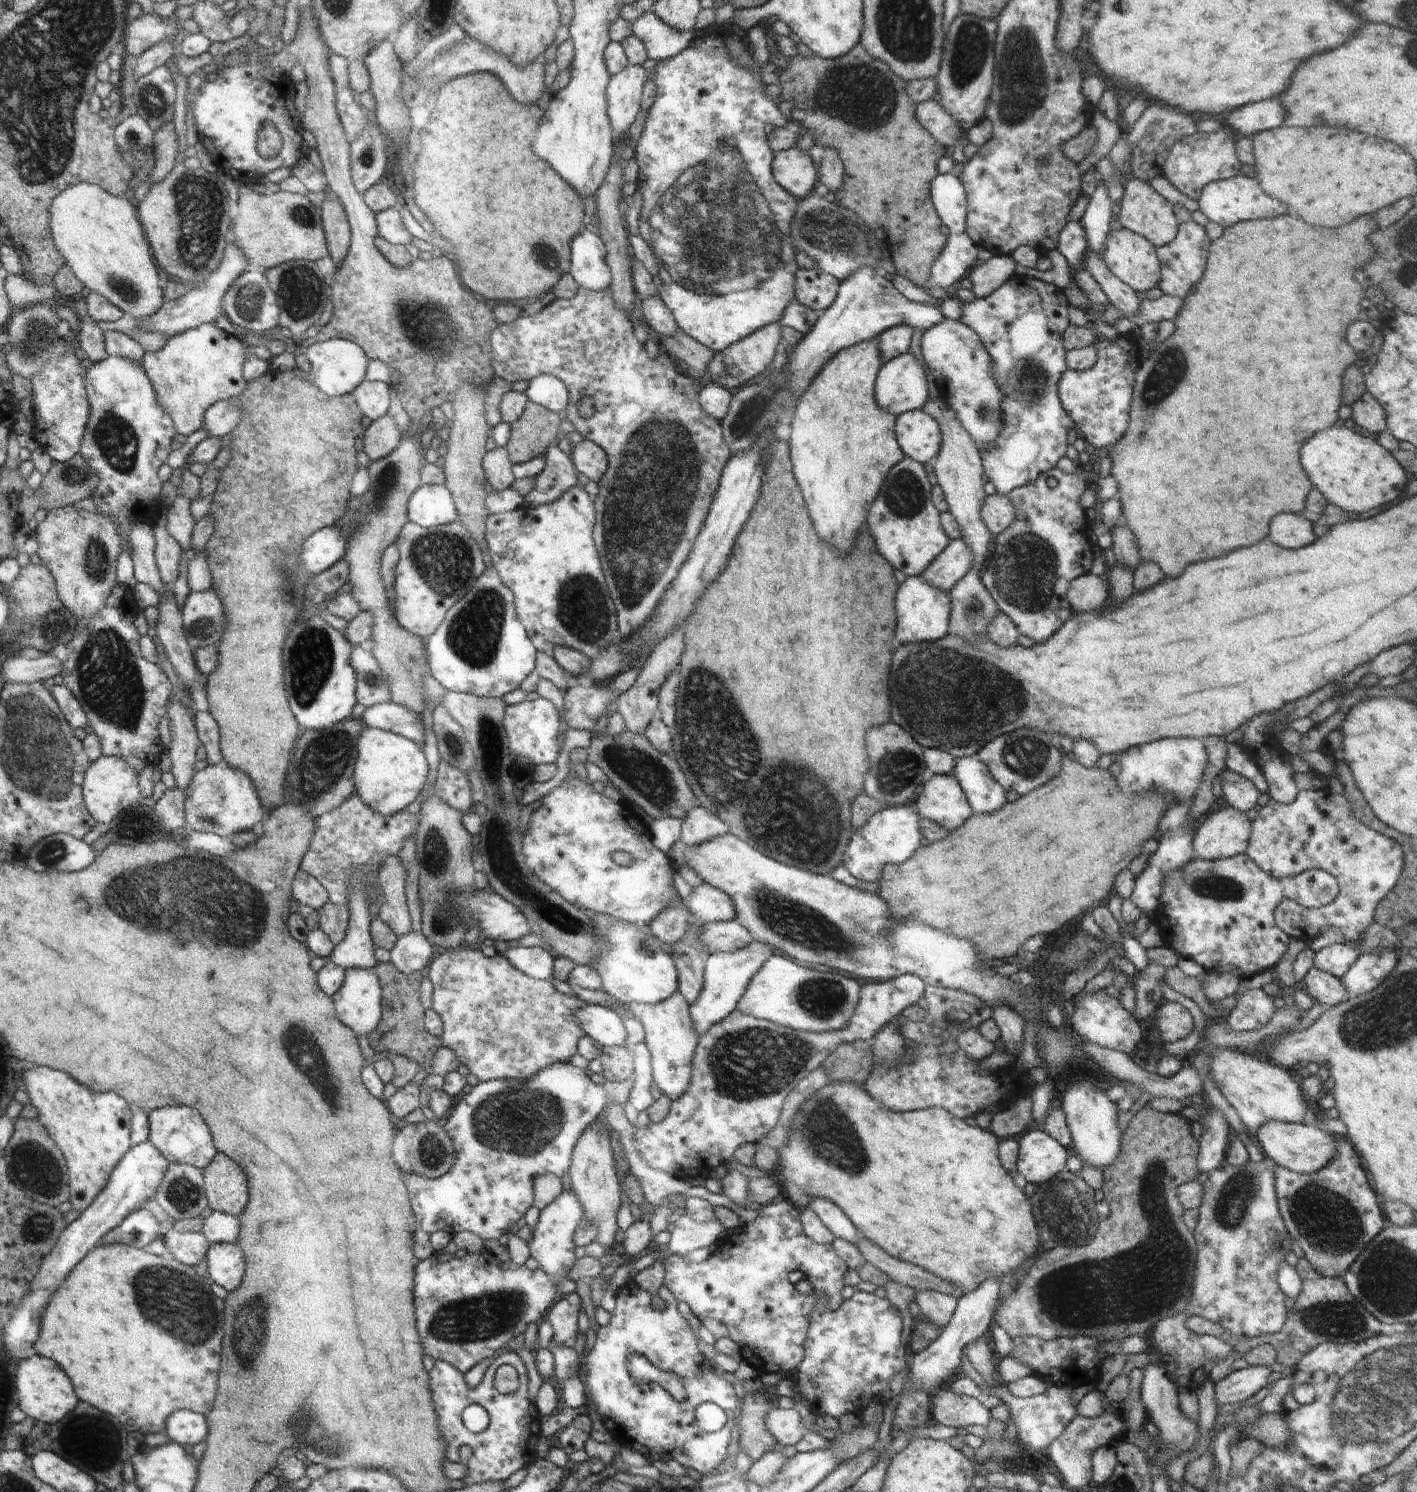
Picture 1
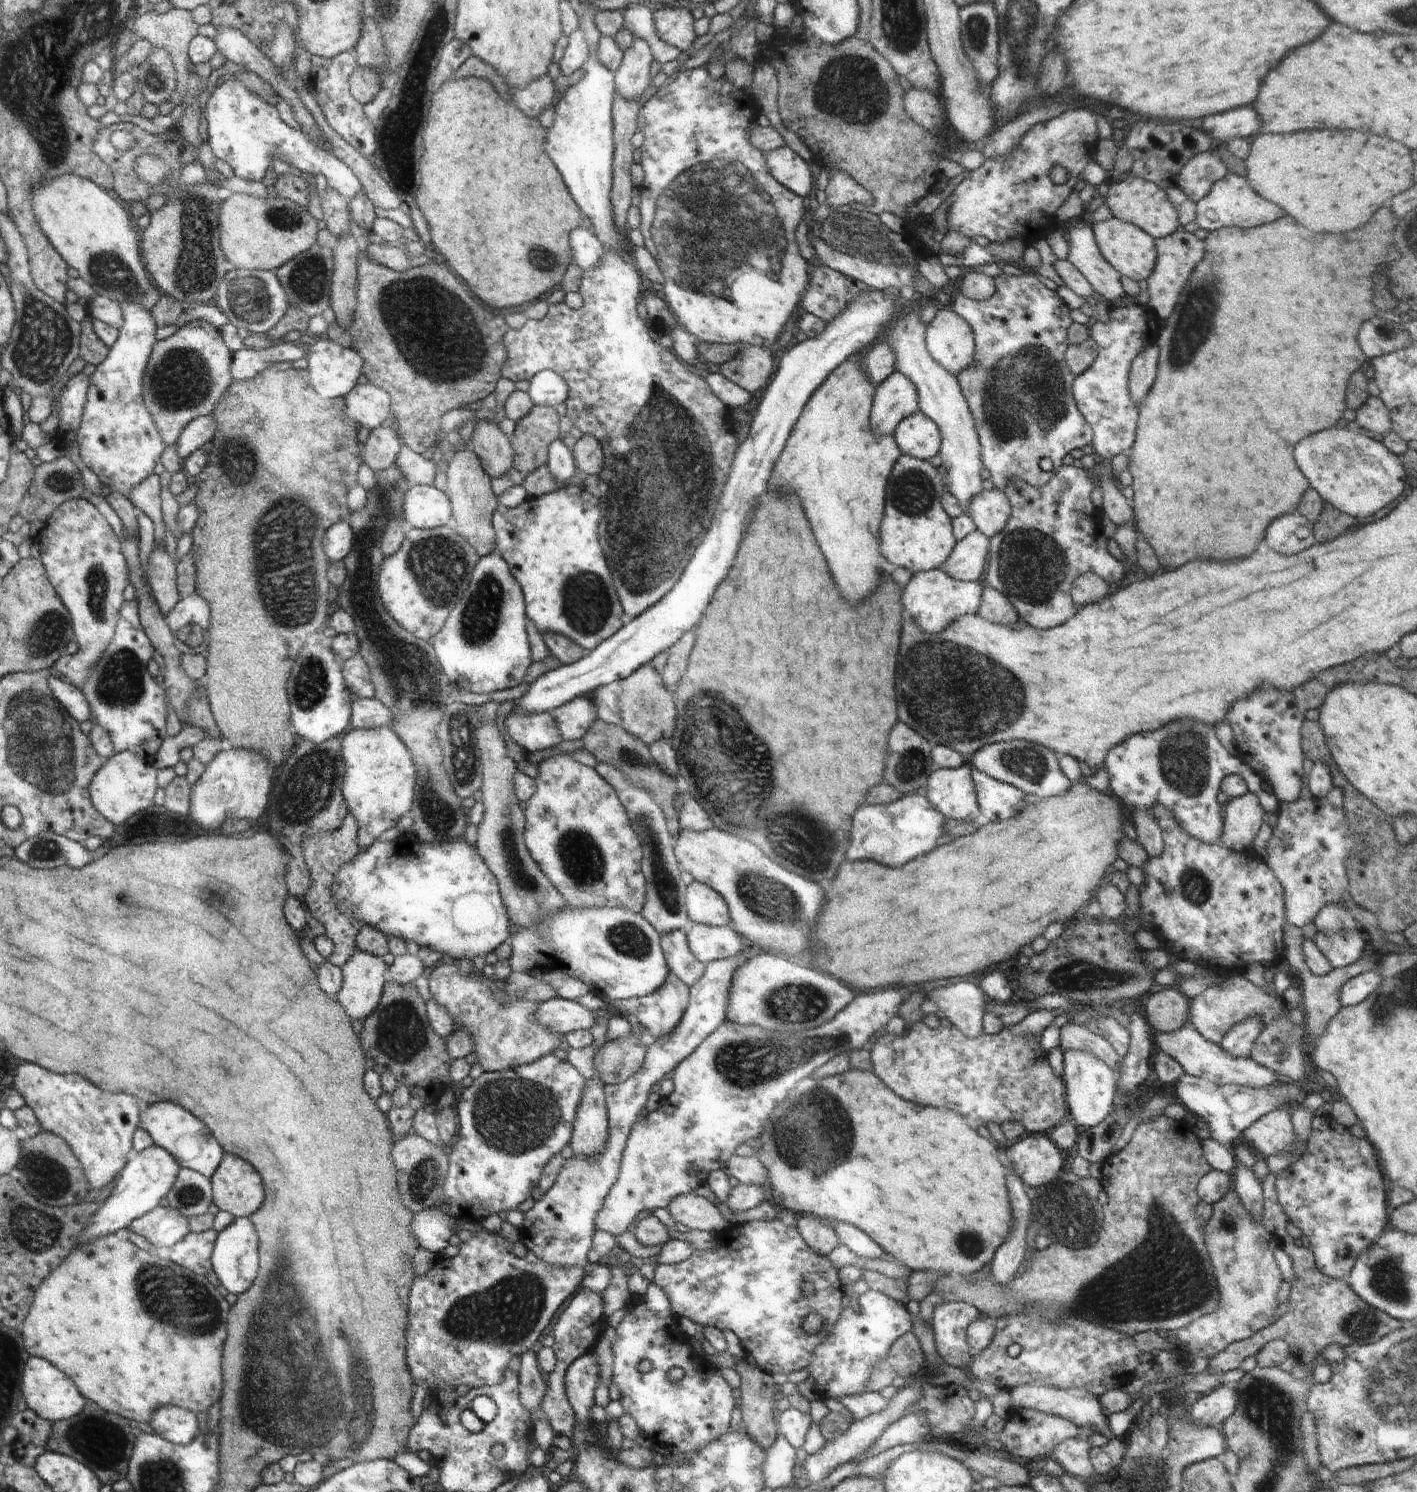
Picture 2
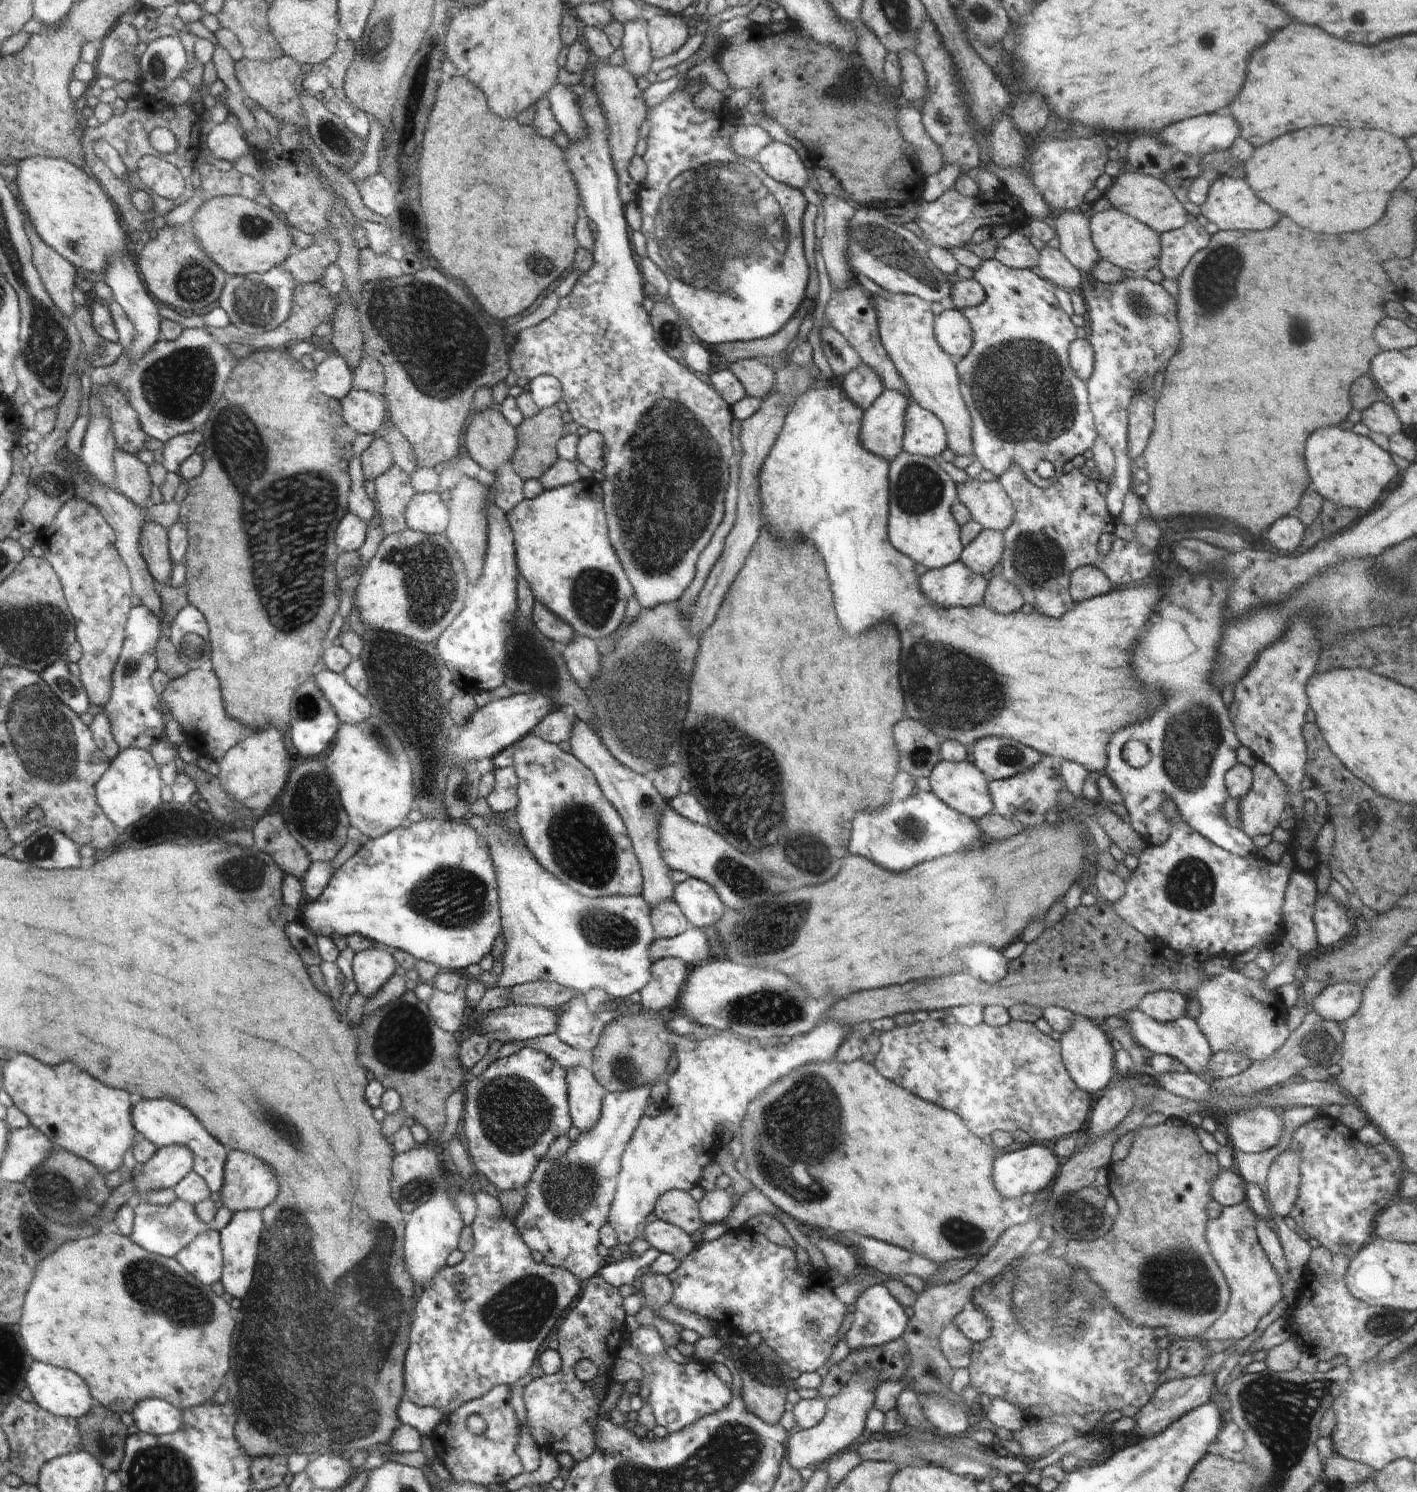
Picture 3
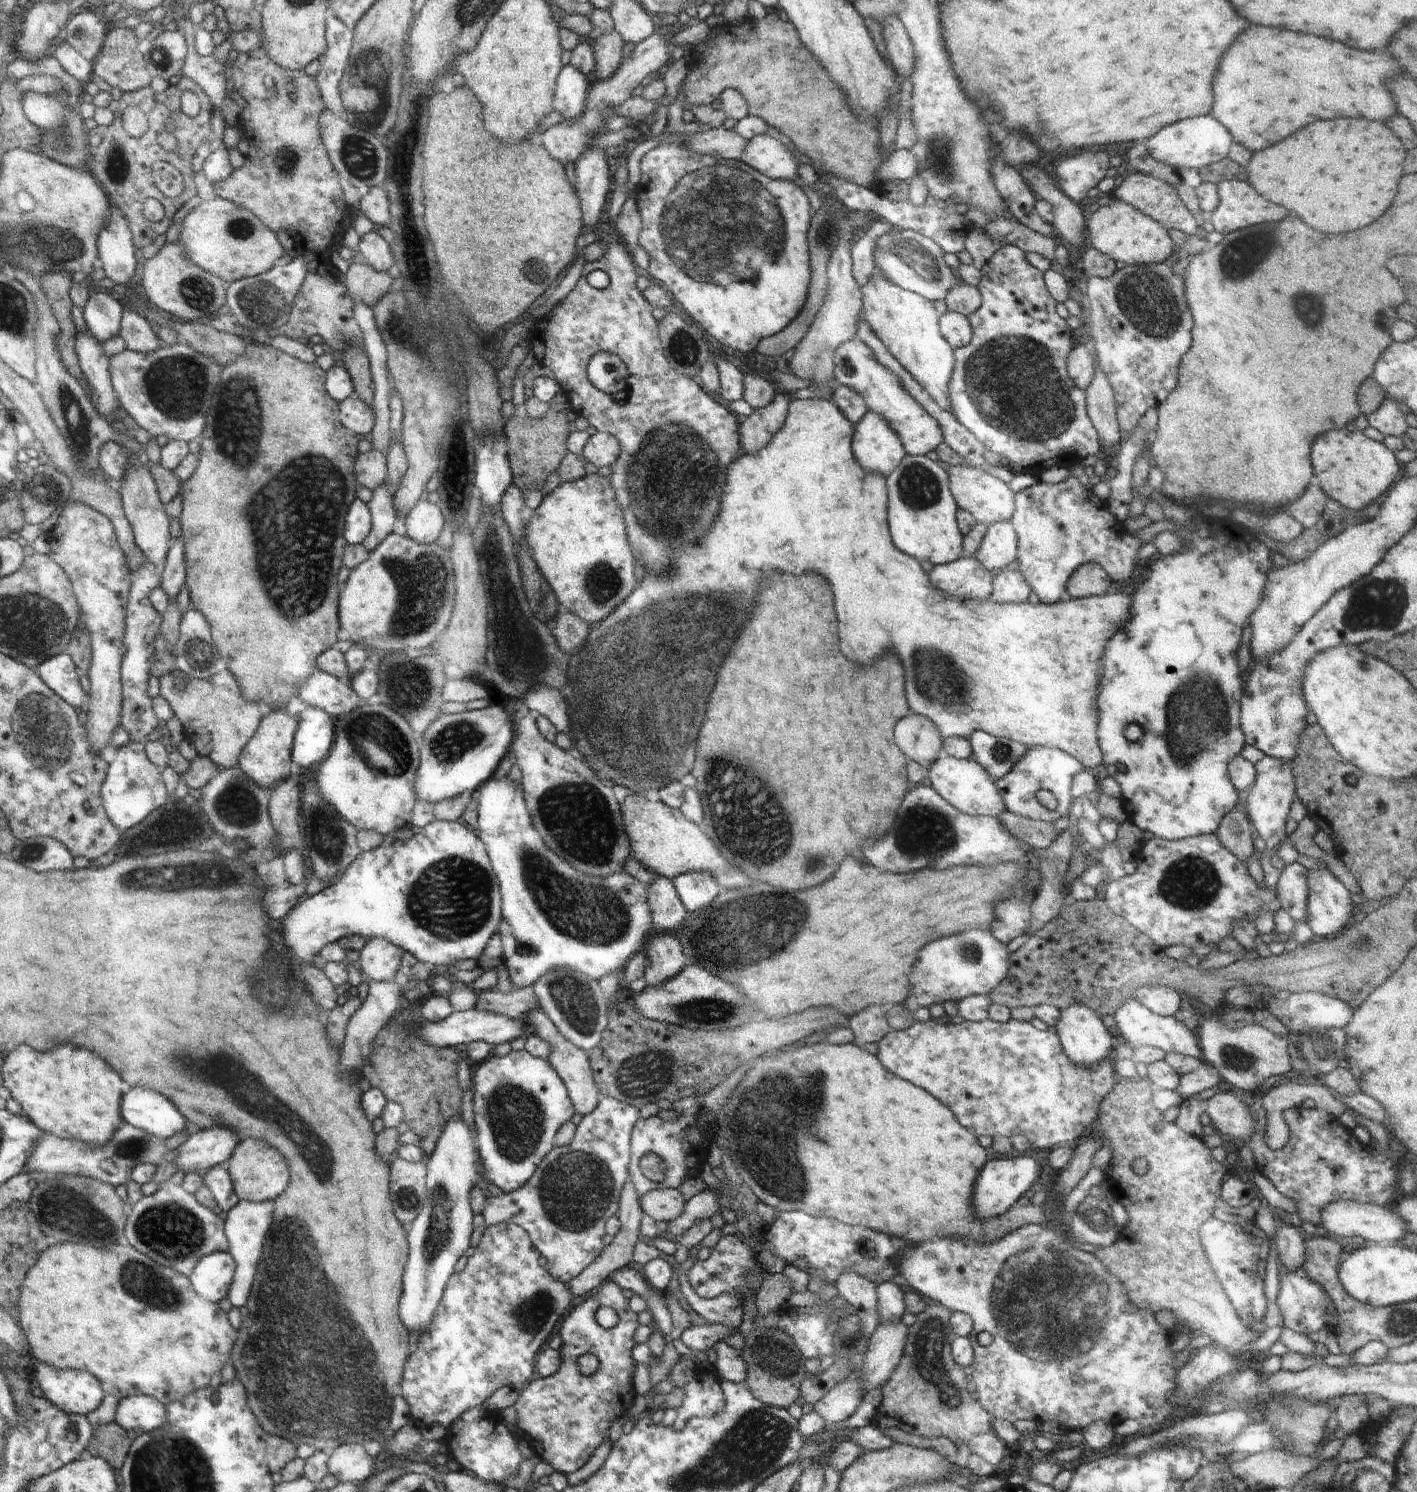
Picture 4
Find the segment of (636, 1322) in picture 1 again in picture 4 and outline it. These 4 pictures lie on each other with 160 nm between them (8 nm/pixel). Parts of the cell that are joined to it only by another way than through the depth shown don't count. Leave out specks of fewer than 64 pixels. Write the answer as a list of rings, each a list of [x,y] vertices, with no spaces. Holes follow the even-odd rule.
[[[706,1369],[696,1370],[693,1379],[682,1390],[685,1393],[684,1402],[677,1408],[677,1416],[672,1425],[674,1430],[684,1430],[692,1417],[709,1419],[724,1410],[725,1396],[721,1383]]]

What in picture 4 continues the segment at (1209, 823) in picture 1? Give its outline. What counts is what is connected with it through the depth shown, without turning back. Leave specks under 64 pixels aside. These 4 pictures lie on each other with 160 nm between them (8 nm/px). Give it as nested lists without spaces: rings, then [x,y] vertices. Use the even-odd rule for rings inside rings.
[[[1264,755],[1255,764],[1255,769],[1254,782],[1248,792],[1244,794],[1242,806],[1248,818],[1257,828],[1257,836],[1266,842],[1267,850],[1273,852],[1287,840],[1285,824],[1292,801],[1297,796],[1295,780],[1290,764],[1268,755]]]

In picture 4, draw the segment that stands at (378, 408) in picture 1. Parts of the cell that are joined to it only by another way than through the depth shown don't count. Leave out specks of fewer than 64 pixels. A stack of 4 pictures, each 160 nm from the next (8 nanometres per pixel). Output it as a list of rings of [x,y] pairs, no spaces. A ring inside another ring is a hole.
[[[355,392],[339,403],[339,419],[349,431],[368,434],[375,426],[375,412]]]

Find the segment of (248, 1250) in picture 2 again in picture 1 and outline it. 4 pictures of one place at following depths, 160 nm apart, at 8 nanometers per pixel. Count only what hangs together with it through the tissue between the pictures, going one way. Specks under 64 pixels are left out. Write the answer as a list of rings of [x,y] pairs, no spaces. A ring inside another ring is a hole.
[[[237,1242],[210,1244],[205,1258],[210,1280],[229,1292],[239,1288],[246,1268],[246,1259]]]

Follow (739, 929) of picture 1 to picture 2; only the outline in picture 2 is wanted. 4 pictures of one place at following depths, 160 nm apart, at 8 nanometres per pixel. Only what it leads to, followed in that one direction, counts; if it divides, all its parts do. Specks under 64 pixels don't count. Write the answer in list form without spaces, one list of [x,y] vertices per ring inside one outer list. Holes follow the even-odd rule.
[[[693,923],[686,930],[686,936],[688,948],[704,966],[715,960],[736,957],[742,952],[742,937],[730,926]]]

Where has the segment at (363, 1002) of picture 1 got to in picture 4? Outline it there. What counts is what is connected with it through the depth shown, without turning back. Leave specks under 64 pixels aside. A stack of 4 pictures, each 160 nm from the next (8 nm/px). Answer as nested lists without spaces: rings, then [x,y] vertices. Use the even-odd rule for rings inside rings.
[[[382,937],[367,940],[360,951],[358,968],[369,980],[394,982],[405,950]]]

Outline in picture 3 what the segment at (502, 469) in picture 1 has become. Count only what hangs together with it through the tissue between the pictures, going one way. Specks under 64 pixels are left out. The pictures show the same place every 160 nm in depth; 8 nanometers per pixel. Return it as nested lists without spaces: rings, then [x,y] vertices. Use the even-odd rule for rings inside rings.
[[[488,407],[472,415],[464,435],[464,453],[492,472],[508,462],[517,450],[516,428],[498,410]]]

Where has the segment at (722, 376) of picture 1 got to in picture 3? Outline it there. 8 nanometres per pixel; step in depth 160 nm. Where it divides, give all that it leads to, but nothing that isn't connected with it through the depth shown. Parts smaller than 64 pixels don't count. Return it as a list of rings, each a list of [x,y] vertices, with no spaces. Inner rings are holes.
[[[742,359],[729,364],[728,368],[744,386],[747,396],[765,398],[774,390],[775,374],[770,369],[770,362],[761,359]]]

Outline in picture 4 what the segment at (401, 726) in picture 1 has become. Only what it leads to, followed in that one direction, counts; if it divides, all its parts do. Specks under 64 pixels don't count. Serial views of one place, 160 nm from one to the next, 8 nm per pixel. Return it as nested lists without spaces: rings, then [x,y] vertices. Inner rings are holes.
[[[315,670],[302,684],[298,692],[300,700],[309,707],[326,711],[334,720],[363,704],[348,679],[341,680],[323,670]]]

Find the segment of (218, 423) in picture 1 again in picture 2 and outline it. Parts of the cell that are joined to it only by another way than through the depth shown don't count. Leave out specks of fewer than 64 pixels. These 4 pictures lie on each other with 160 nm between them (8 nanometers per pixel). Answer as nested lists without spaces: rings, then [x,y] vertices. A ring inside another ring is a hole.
[[[213,413],[208,416],[196,417],[186,428],[182,430],[181,436],[175,442],[176,457],[182,463],[203,444],[210,442],[217,429]]]

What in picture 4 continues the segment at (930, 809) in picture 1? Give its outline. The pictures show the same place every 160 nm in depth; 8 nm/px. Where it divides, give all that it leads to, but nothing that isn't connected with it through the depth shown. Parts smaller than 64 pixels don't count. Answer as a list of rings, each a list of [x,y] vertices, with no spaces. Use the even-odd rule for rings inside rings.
[[[944,754],[928,769],[931,787],[959,811],[969,815],[999,817],[1007,810],[995,781],[974,759],[959,759]]]

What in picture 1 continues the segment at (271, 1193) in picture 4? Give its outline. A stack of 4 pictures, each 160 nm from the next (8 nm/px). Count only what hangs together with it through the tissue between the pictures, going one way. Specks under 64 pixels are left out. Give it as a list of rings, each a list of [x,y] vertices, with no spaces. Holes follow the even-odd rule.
[[[216,1154],[203,1169],[207,1206],[239,1218],[248,1202],[248,1182],[242,1168],[224,1154]]]

